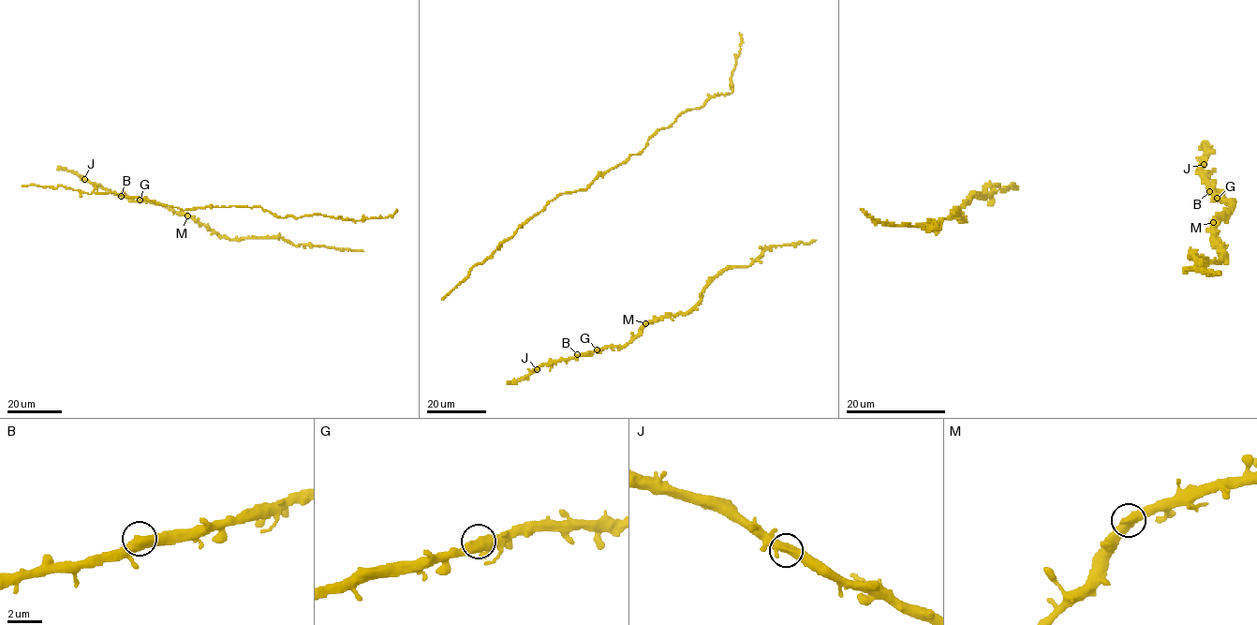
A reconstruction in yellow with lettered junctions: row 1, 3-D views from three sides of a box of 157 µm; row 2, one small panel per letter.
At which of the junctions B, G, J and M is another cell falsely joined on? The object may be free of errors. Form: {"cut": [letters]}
{"cut": []}

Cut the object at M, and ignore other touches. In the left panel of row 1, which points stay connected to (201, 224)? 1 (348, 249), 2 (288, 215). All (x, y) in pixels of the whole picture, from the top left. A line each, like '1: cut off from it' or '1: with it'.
1: with it
2: cut off from it

